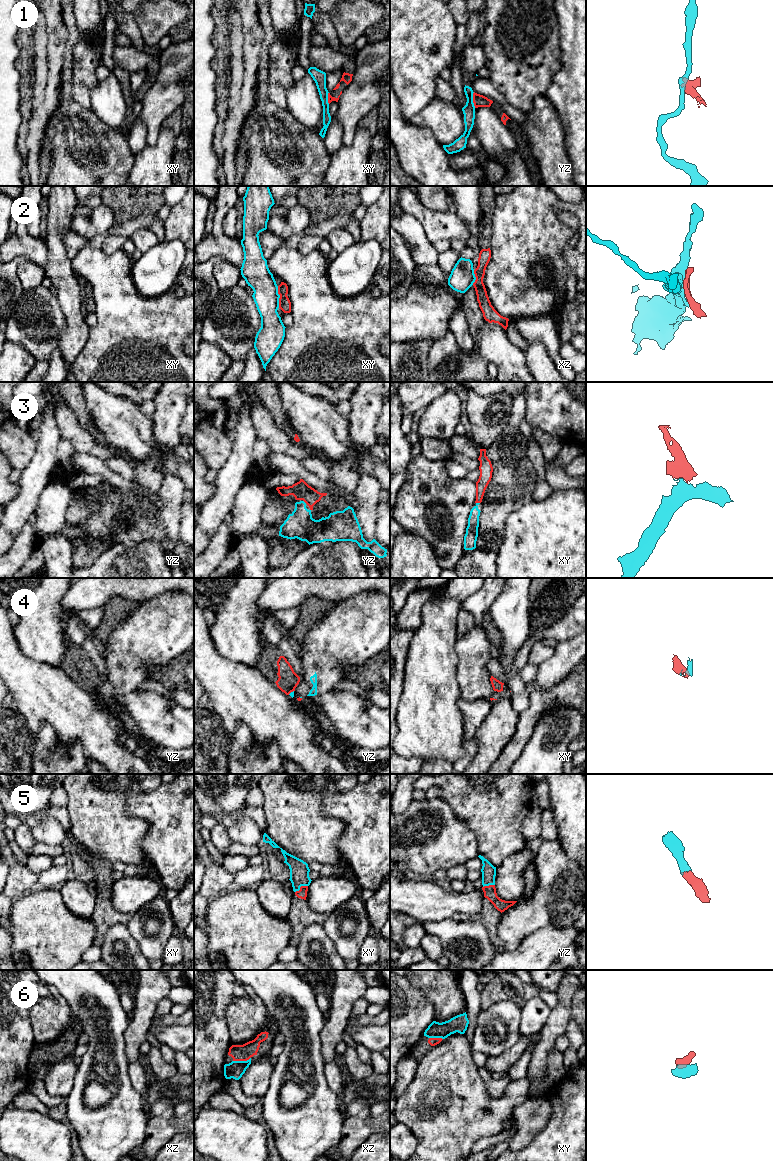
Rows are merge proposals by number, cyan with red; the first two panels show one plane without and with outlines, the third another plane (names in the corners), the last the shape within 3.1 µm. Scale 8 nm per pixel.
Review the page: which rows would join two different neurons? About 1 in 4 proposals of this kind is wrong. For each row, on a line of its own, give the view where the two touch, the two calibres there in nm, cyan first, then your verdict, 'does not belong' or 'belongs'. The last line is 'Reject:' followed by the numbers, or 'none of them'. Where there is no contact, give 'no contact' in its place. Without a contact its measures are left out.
1: contact in yz; calibres 100 and 100 nm; does not belong
2: contact in xy; calibres 220 and 100 nm; does not belong
3: contact in xy; calibres 100 and 100 nm; belongs
4: contact in yz; calibres 40 and 160 nm; does not belong
5: contact in xy; calibres 160 and 80 nm; belongs
6: contact in xz; calibres 140 and 130 nm; belongs
Reject: 1, 2, 4

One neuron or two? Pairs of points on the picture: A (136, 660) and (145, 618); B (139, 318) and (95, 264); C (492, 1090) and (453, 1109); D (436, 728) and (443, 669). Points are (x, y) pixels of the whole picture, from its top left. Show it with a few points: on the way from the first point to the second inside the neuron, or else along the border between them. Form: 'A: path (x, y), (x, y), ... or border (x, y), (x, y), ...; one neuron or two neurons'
A: path (136, 650), (136, 645), (145, 636), (145, 628); one neuron
B: path (126, 305), (115, 294), (112, 281), (108, 277); one neuron
C: border (484, 1083), (491, 1097), (499, 1097), (509, 1084); two neurons
D: path (436, 713), (438, 684); one neuron

